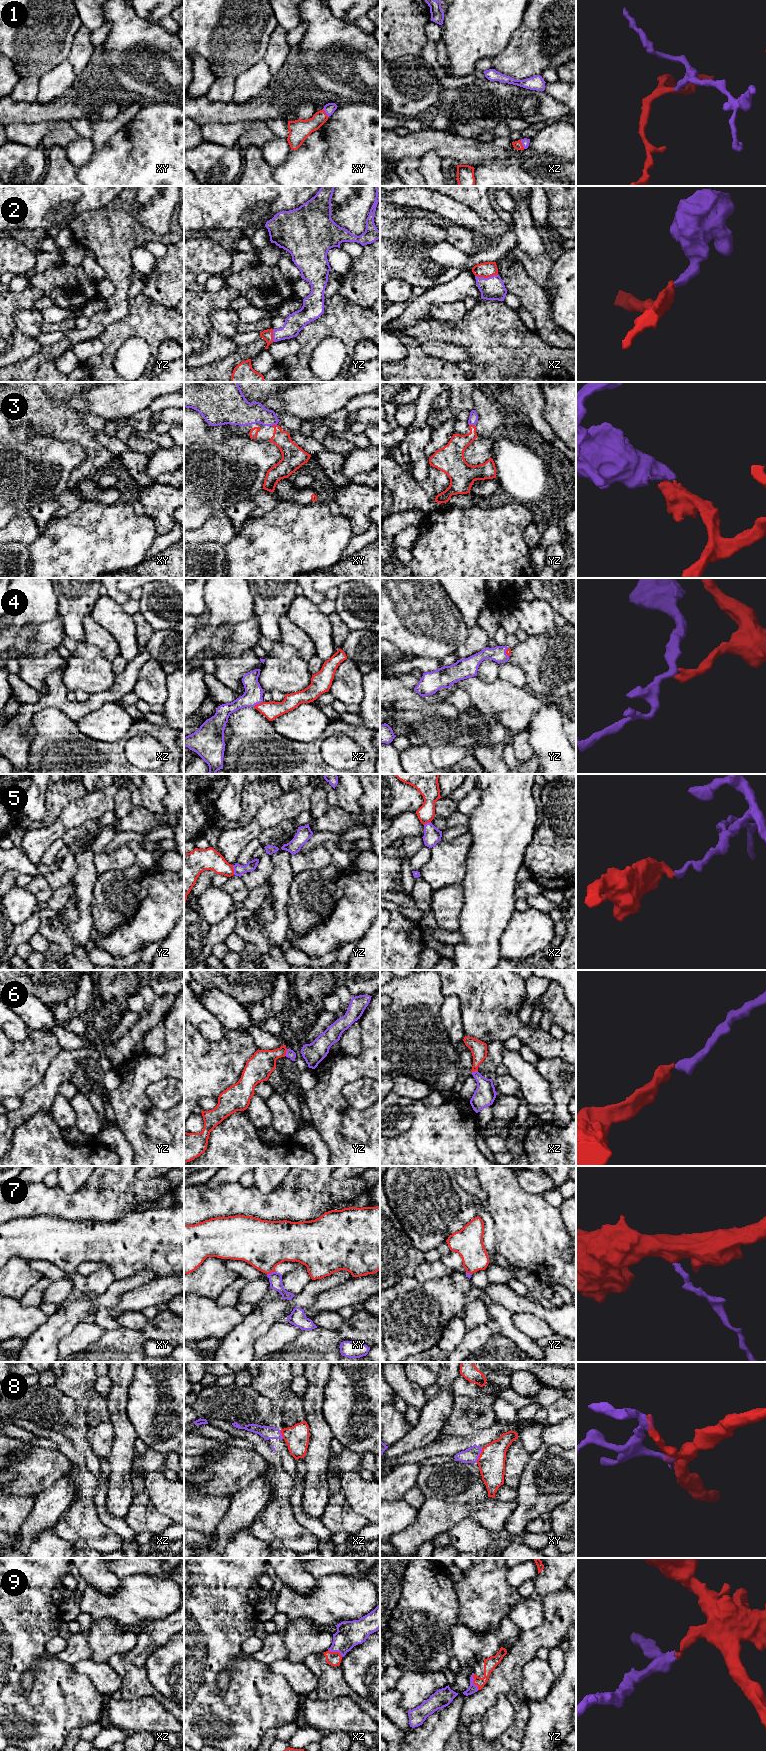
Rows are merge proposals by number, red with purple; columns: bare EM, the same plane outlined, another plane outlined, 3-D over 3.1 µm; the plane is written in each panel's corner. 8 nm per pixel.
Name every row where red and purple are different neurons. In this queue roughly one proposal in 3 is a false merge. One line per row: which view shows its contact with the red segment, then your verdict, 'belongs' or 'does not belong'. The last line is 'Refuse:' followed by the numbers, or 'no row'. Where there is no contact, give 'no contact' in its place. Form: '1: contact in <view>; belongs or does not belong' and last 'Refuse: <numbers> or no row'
1: contact in xz; belongs
2: contact in xz; belongs
3: contact in yz; belongs
4: contact in xz; belongs
5: contact in yz; does not belong
6: contact in yz; belongs
7: contact in xy; does not belong
8: contact in xy; does not belong
9: contact in yz; belongs
Refuse: 5, 7, 8

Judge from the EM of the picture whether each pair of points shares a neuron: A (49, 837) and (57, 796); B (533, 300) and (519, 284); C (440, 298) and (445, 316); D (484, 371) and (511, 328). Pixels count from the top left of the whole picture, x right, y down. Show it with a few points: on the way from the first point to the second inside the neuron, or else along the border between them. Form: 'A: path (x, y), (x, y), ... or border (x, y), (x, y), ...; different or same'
A: border (67, 805), (51, 824), (44, 827); different
B: path (531, 296), (523, 288); same
C: border (463, 299), (435, 305), (430, 315); different
D: path (495, 360), (500, 355), (500, 339); same

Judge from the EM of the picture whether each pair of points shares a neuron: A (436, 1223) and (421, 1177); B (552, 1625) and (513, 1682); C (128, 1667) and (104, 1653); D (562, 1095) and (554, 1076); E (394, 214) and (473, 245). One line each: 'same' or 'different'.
A: same
B: same
C: different
D: same
E: same

